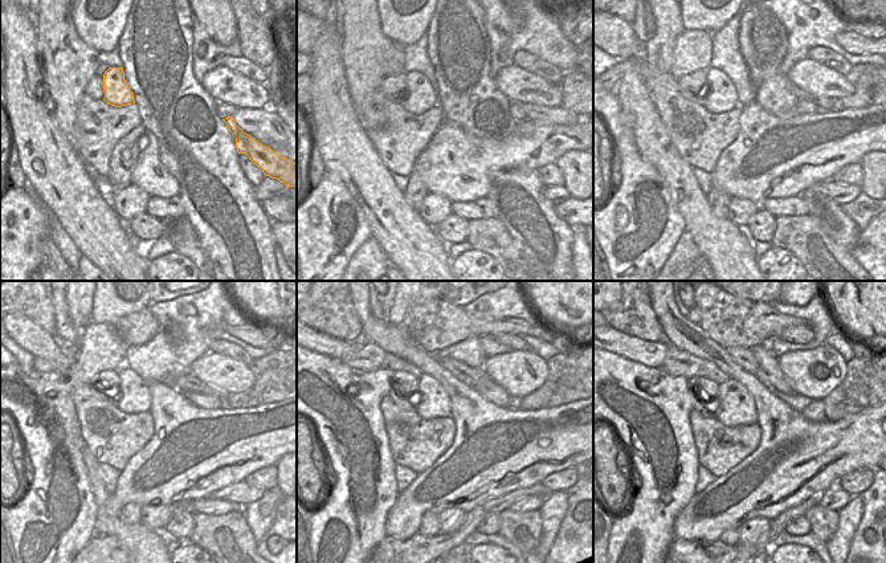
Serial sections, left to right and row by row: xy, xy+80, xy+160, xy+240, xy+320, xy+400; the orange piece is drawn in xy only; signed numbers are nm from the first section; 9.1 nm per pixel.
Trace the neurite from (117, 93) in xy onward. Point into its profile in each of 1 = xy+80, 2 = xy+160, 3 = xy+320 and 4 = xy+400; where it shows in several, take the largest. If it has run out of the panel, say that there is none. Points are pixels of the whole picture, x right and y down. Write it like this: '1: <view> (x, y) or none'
1: xy+80 (421, 94)
2: xy+160 (722, 97)
3: xy+320 (436, 403)
4: xy+400 (738, 406)

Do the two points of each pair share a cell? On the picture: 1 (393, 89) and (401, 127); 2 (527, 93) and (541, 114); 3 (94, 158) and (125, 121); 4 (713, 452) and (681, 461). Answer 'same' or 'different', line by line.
1: different
2: different
3: same
4: different

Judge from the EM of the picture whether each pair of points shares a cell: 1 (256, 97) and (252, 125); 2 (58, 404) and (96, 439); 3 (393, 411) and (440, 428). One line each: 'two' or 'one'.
1: two
2: two
3: one

